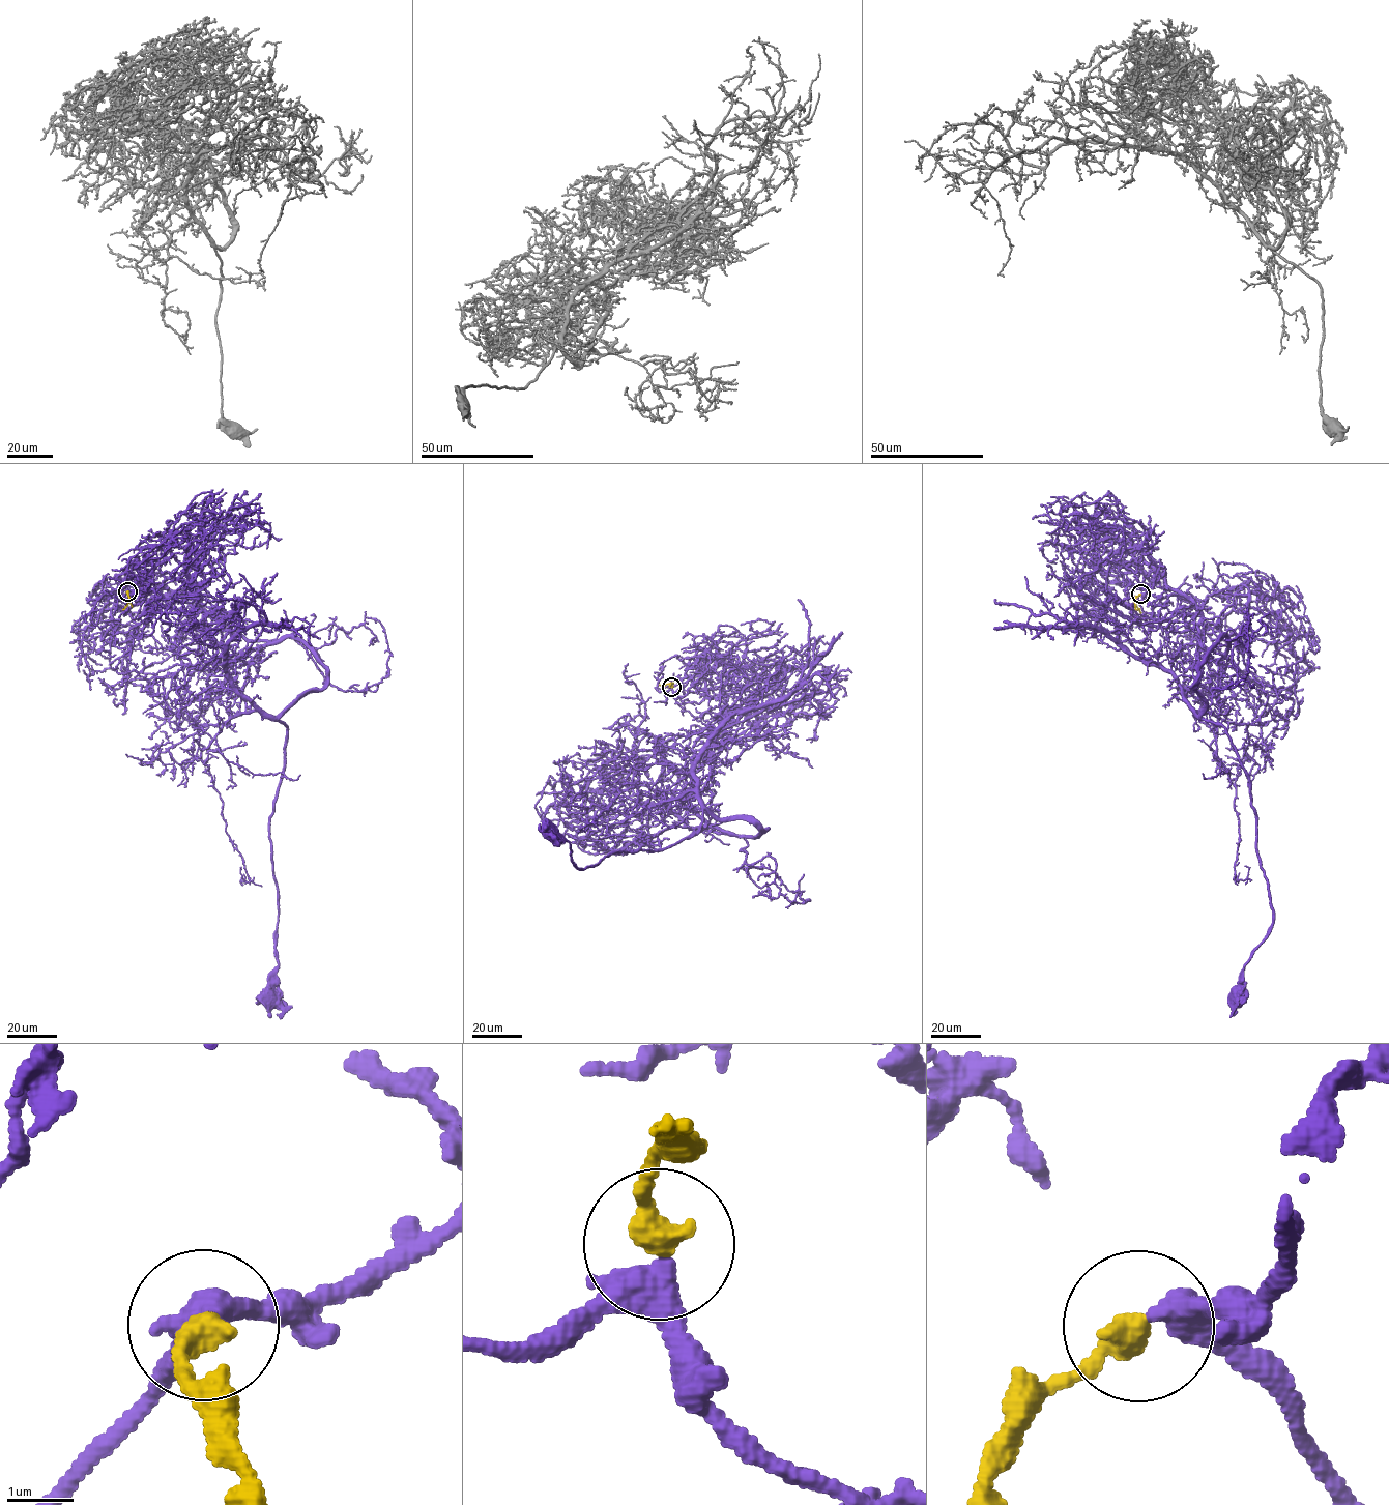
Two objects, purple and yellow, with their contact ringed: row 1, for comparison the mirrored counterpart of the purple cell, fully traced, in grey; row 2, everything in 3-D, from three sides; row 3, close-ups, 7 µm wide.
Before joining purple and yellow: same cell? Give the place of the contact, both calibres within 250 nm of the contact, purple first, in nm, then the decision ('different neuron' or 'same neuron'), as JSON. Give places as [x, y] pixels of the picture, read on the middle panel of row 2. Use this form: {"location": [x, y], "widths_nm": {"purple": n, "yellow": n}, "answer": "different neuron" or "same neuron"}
{"location": [671, 687], "widths_nm": {"purple": 360, "yellow": 420}, "answer": "same neuron"}

